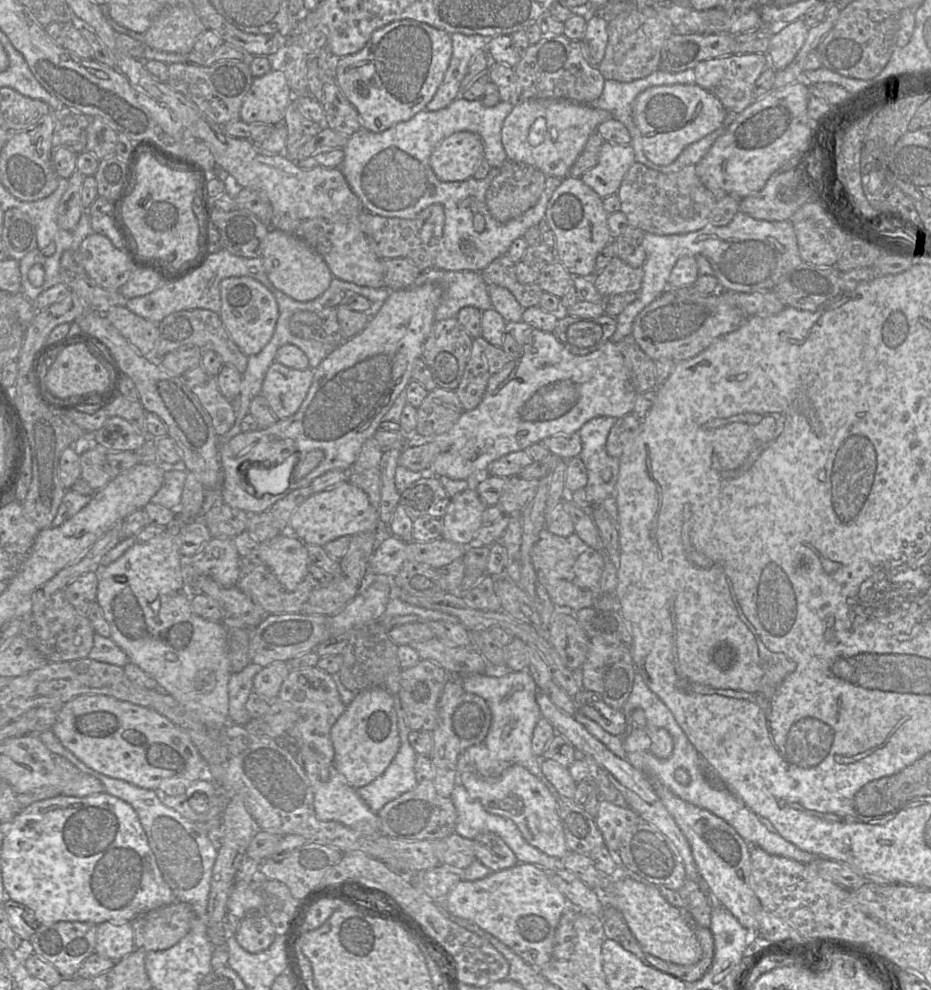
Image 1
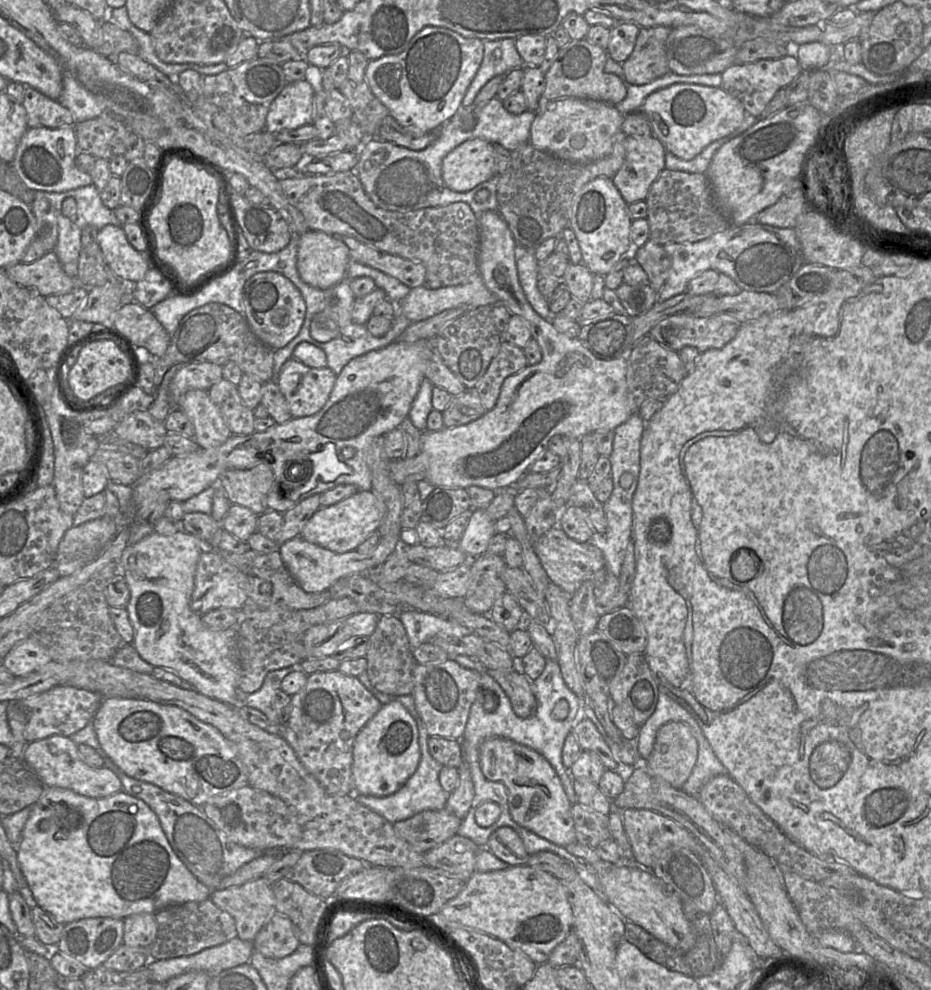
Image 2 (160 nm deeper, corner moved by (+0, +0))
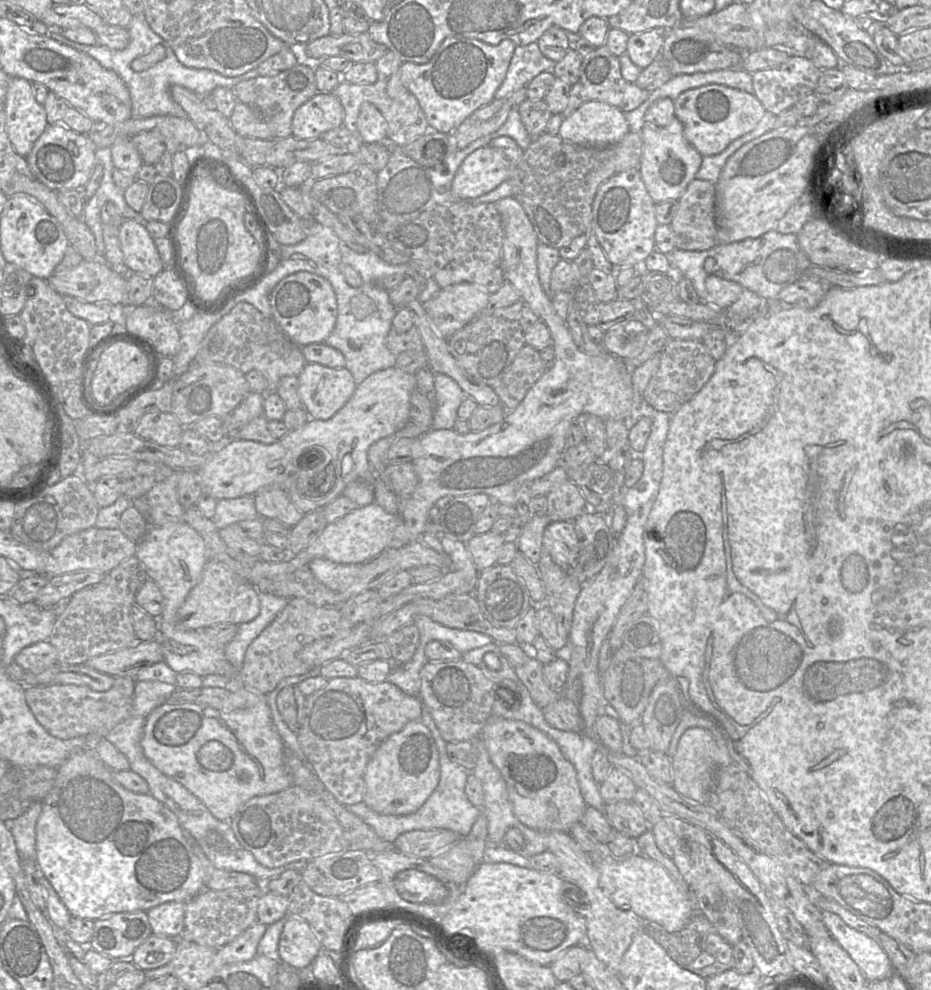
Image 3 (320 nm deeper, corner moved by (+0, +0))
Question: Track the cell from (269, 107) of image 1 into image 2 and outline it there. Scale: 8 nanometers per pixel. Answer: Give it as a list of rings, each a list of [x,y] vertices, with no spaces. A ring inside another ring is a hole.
[[[309,82],[288,83],[273,100],[267,113],[265,130],[276,133],[312,124],[315,91]]]

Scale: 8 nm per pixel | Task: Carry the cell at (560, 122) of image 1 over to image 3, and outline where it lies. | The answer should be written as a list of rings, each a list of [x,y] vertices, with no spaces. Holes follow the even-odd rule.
[[[588,101],[565,116],[558,135],[576,144],[602,147],[619,142],[629,131],[625,112],[602,101]]]

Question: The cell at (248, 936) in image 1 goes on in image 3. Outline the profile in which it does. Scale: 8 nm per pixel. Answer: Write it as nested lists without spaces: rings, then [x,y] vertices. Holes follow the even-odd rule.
[[[287,915],[279,938],[278,960],[296,970],[307,969],[321,950],[321,944],[309,924],[295,915]]]

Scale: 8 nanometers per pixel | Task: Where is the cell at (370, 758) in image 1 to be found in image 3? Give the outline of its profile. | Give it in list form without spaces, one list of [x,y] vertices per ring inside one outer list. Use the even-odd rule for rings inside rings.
[[[421,720],[411,721],[384,740],[369,760],[364,773],[363,802],[382,815],[412,814],[436,789],[439,778],[439,754],[433,736]]]

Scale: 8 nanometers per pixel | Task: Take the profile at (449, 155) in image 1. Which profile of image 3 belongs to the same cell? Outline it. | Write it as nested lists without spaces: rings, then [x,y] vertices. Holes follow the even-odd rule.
[[[482,147],[468,155],[457,170],[451,191],[461,200],[482,196],[507,181],[510,161],[499,150]]]

